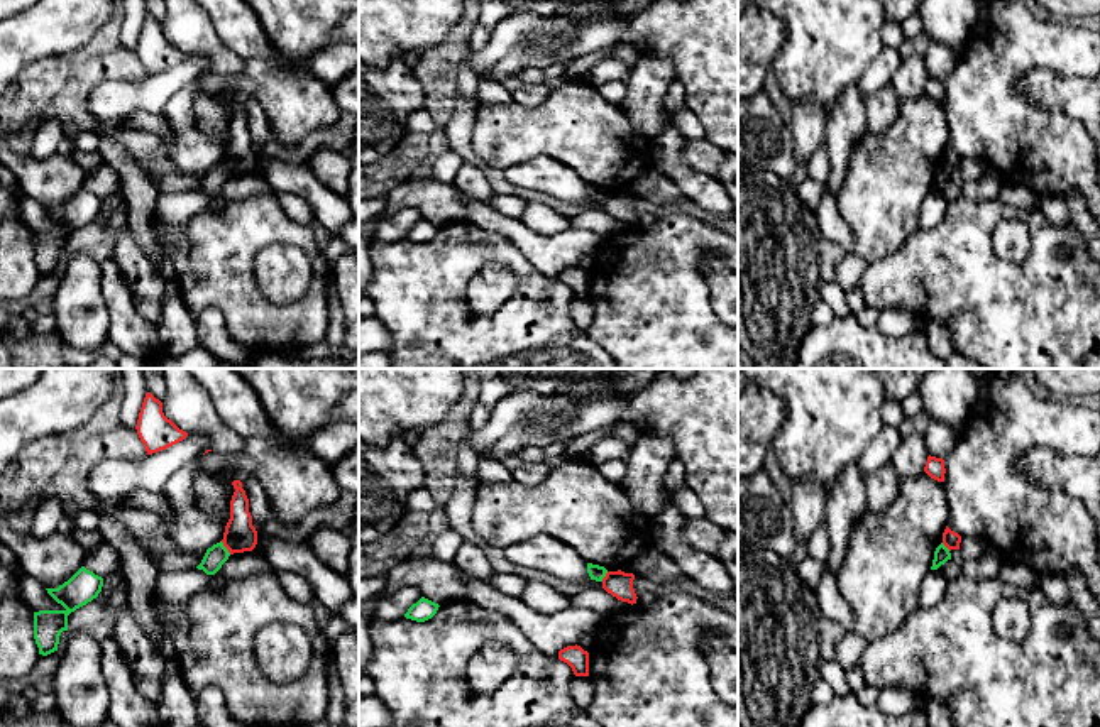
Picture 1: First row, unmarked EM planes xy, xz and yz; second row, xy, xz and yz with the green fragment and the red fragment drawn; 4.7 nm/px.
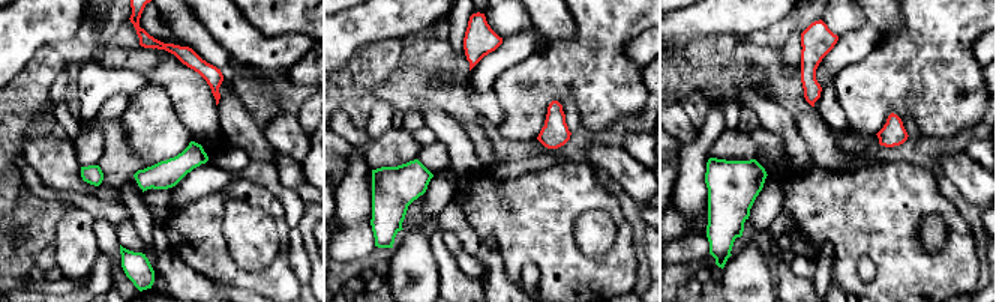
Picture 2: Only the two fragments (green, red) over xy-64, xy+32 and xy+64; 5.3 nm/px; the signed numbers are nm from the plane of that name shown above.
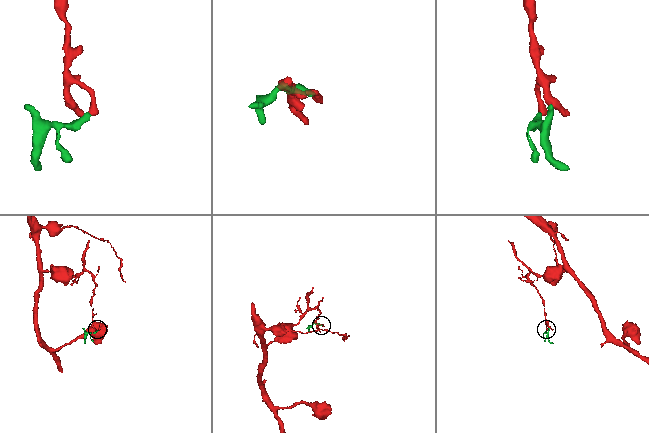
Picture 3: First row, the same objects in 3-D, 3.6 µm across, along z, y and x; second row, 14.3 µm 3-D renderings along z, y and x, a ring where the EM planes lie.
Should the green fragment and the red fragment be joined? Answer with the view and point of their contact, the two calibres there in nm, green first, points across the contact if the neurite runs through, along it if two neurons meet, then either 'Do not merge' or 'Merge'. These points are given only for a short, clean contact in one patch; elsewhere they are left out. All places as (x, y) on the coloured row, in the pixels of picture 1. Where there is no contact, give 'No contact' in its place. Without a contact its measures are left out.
Touches green at xy (225, 548). Thickness 100 nm (green) against 150 nm. Boundary: xy (220, 541), (230, 553). Do not merge

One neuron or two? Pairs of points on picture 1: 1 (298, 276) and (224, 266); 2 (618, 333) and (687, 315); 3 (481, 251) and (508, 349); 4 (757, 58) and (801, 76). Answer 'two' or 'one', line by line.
1: two
2: one
3: one
4: two

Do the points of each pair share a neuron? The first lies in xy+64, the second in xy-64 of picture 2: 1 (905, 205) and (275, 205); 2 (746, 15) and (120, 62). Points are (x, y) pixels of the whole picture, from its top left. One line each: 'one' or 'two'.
1: one
2: two

